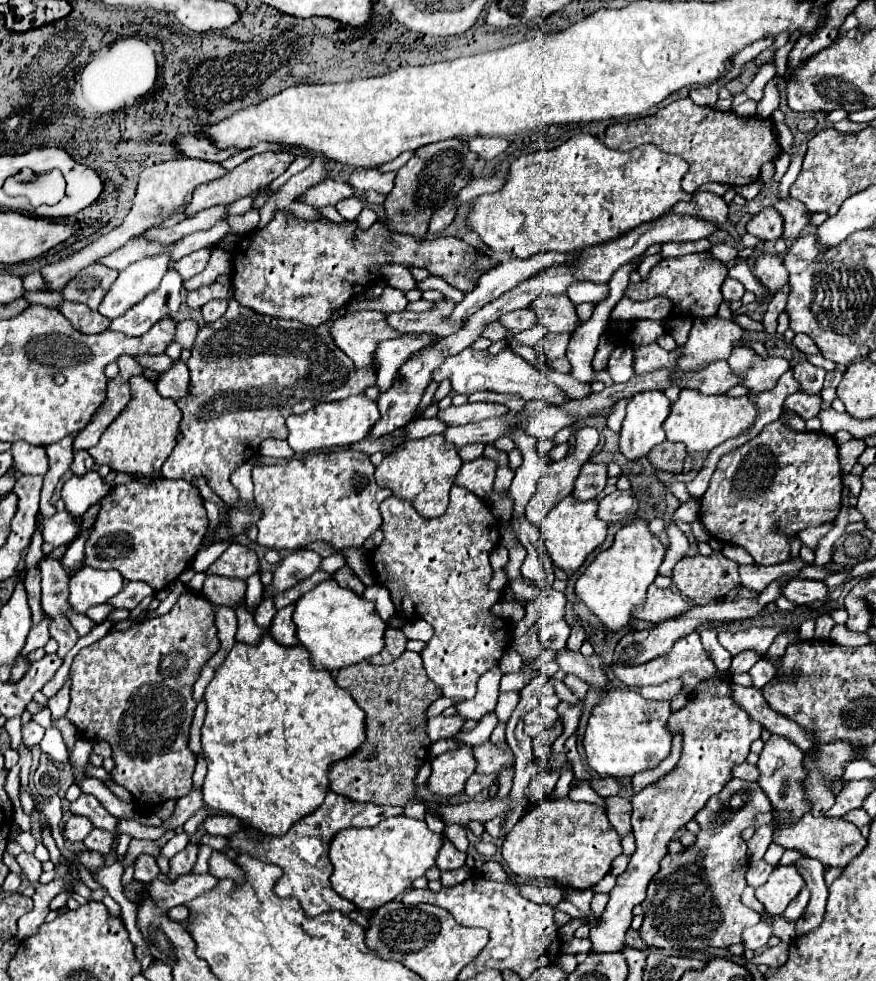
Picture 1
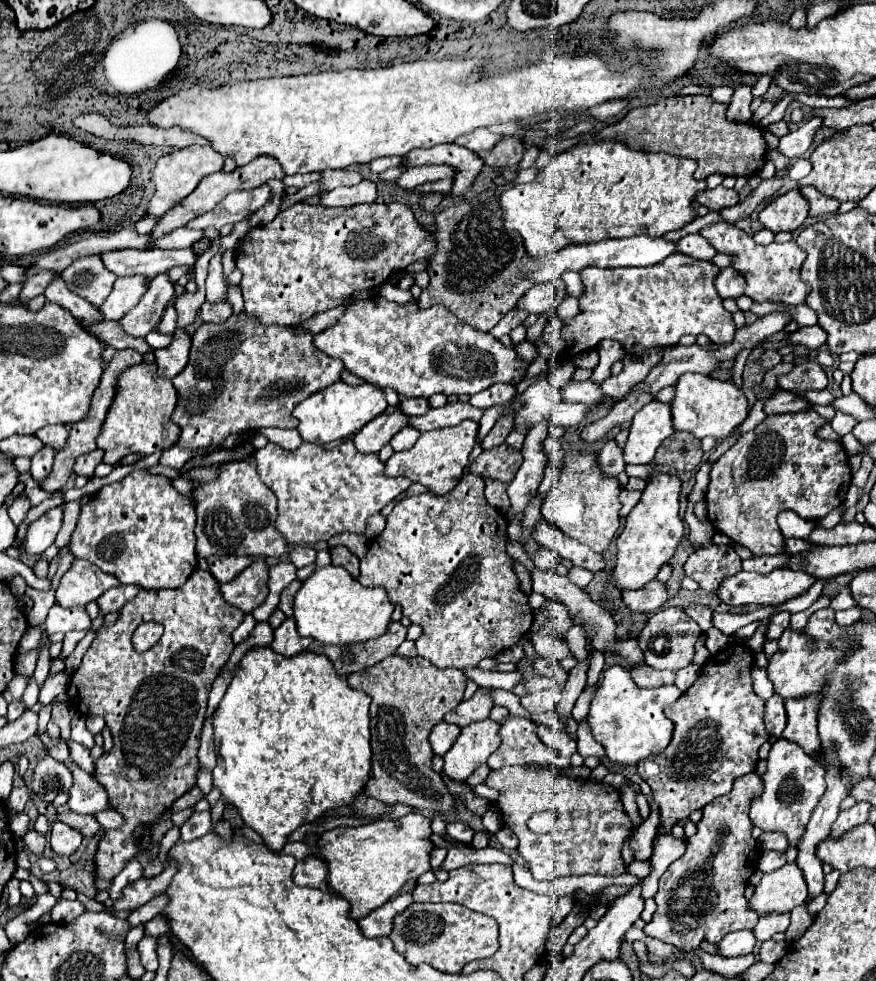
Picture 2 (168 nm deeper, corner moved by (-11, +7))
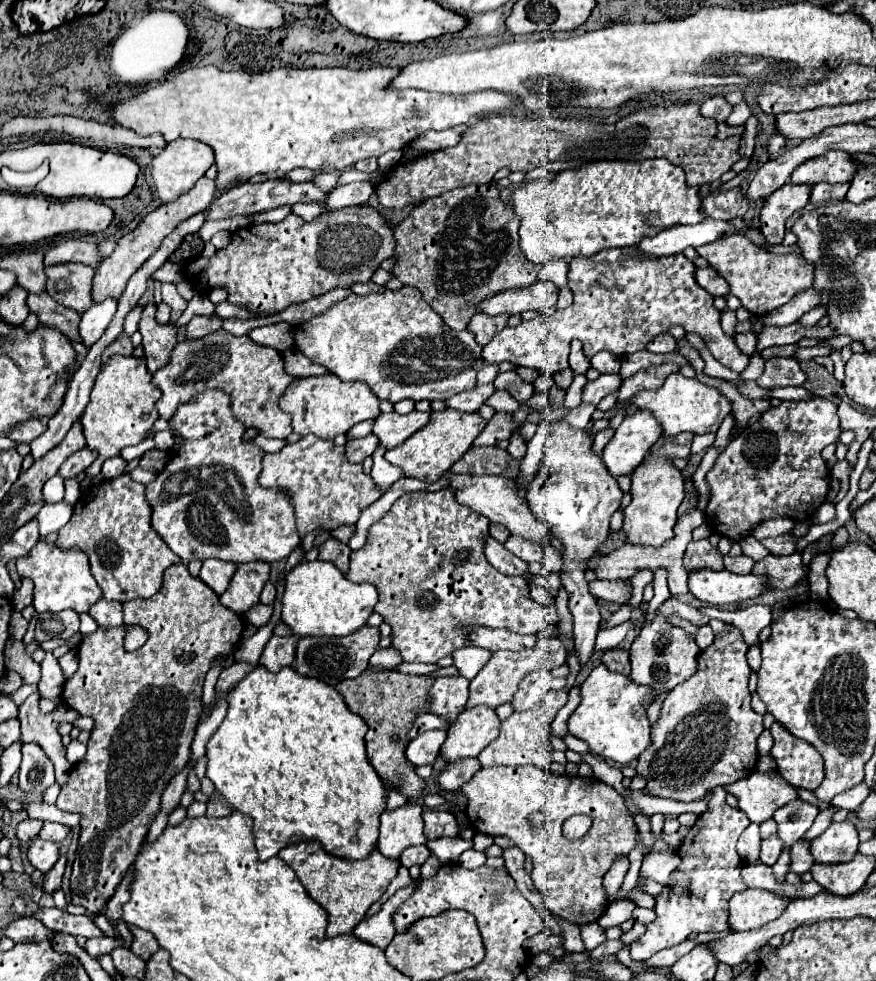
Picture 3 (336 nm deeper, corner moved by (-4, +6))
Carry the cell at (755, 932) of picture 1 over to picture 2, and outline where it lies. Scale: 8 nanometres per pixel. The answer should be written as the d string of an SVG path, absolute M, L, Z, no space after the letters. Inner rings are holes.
M739 930L739 932L729 932L717 942L717 954L723 958L733 958L733 956L743 956L751 954L755 946L755 936L751 930Z

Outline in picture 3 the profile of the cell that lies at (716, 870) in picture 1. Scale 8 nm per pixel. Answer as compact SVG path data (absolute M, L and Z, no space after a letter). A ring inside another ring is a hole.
M716 787L708 801L708 809L698 815L696 823L692 825L690 833L686 835L684 843L680 845L678 853L682 863L678 865L676 873L686 873L690 877L690 887L680 887L674 877L664 885L662 893L656 899L654 913L656 921L652 921L646 927L646 933L630 945L630 955L636 961L644 961L652 957L654 953L680 945L686 941L692 933L724 933L728 931L728 901L734 893L740 893L746 889L740 871L742 871L742 859L736 853L736 841L740 833L750 825L748 817L726 803L726 789Z

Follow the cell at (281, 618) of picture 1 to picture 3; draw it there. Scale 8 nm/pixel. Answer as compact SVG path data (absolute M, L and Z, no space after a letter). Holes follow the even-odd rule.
M296 635L290 637L272 637L260 657L260 665L264 665L266 669L270 669L272 673L280 671L286 665L292 665L294 657L296 657Z

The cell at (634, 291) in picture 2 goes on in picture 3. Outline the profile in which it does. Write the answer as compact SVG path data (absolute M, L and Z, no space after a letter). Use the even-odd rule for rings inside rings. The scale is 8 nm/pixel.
M624 247L604 249L588 259L576 257L570 261L568 271L568 285L574 303L550 317L538 315L530 321L522 321L518 327L502 329L482 349L482 359L488 363L508 361L518 367L554 375L568 367L568 349L572 339L582 341L586 357L594 357L598 351L610 351L617 357L624 357L642 351L654 337L680 325L686 333L700 335L714 359L740 373L748 365L748 357L740 353L732 337L724 335L720 327L720 311L714 307L712 295L696 283L694 273L694 263L682 253L646 257L634 247Z

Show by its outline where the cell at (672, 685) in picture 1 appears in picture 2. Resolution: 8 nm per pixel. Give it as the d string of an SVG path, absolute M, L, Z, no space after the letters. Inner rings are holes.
M635 664L631 668L631 678L641 688L657 688L657 686L663 686L663 684L673 684L675 672L655 670L655 668L647 666L647 664Z

